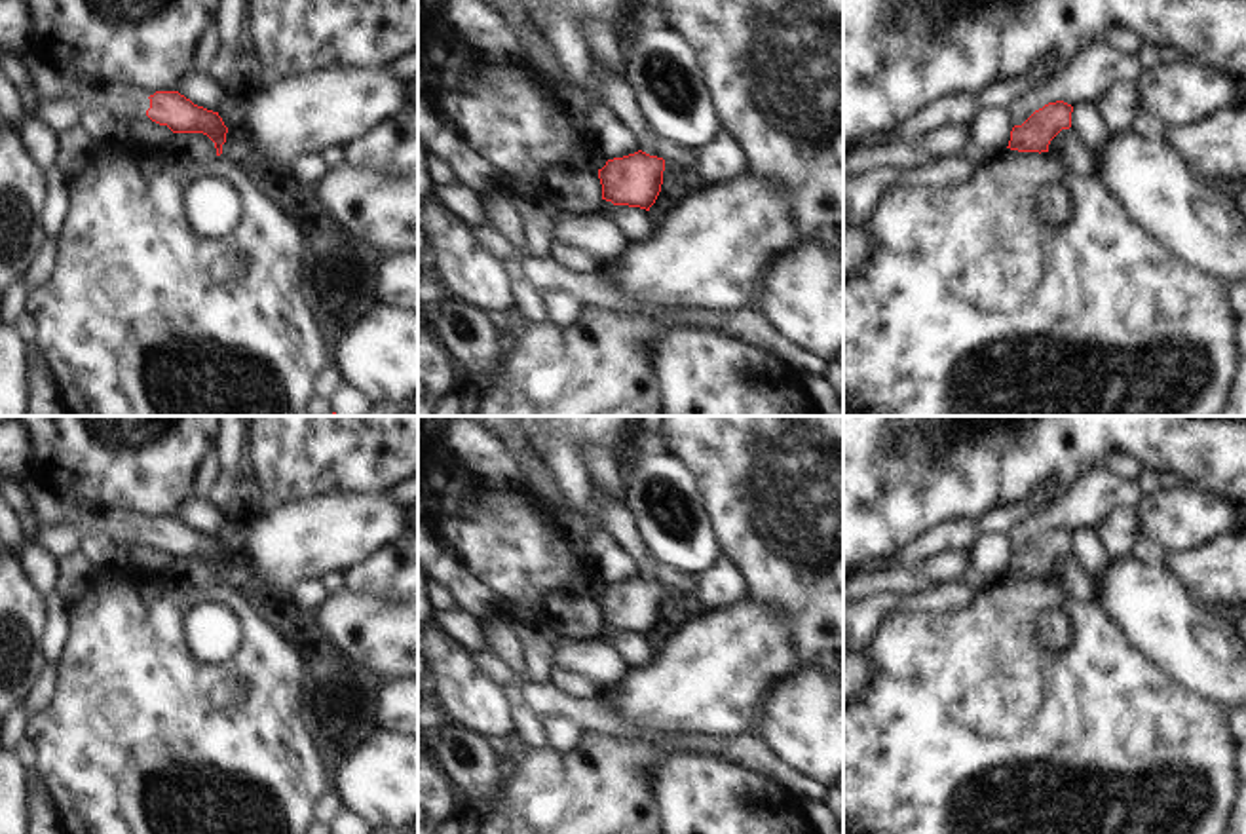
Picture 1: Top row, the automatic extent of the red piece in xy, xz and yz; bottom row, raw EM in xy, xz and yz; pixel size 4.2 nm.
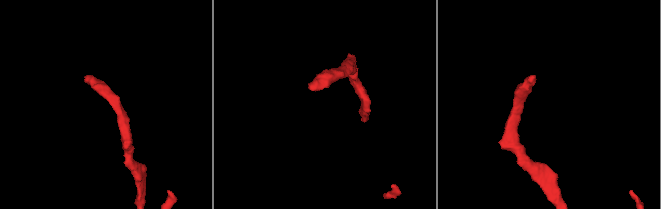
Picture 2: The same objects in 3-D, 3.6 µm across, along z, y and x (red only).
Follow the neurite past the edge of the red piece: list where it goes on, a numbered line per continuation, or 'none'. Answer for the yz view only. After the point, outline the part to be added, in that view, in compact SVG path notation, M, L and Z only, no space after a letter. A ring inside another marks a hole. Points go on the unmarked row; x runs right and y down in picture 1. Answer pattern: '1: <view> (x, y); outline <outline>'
none

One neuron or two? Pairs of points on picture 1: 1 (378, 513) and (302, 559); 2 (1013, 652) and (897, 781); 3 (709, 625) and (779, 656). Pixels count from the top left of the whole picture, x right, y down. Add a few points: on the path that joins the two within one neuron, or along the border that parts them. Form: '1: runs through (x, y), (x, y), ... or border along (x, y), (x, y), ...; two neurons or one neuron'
1: runs through (359, 525), (327, 534), (321, 540); one neuron
2: runs through (981, 684), (975, 703), (929, 749); one neuron
3: runs through (726, 643), (734, 650), (762, 650); one neuron

